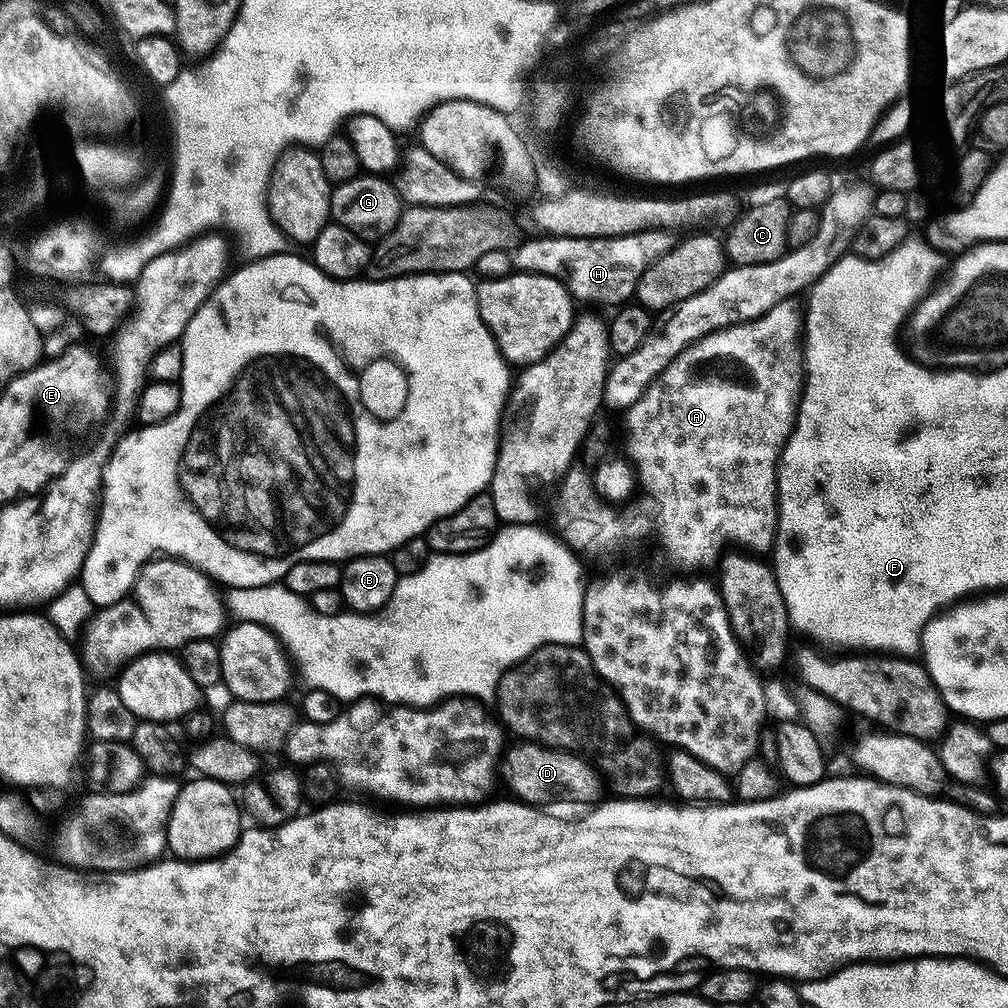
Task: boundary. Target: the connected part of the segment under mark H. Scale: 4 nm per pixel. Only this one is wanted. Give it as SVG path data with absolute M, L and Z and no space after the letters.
M639 232L629 236L537 235L533 240L521 239L515 245L512 262L519 271L565 281L577 301L594 300L615 306L635 297L645 270L672 249L674 243L666 232Z

